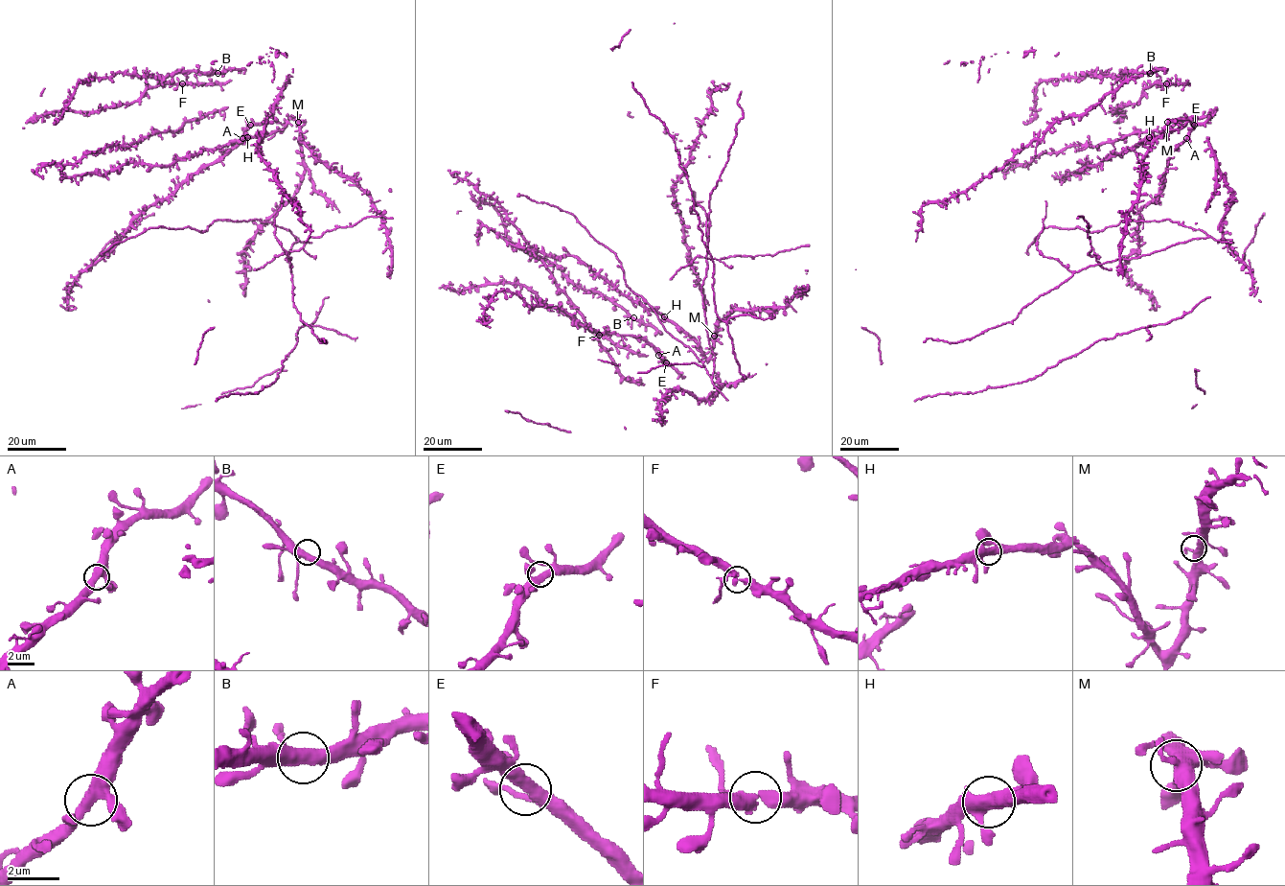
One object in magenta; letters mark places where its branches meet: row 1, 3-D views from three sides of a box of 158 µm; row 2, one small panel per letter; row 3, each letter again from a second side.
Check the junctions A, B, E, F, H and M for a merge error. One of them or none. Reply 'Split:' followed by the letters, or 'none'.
Split: none

